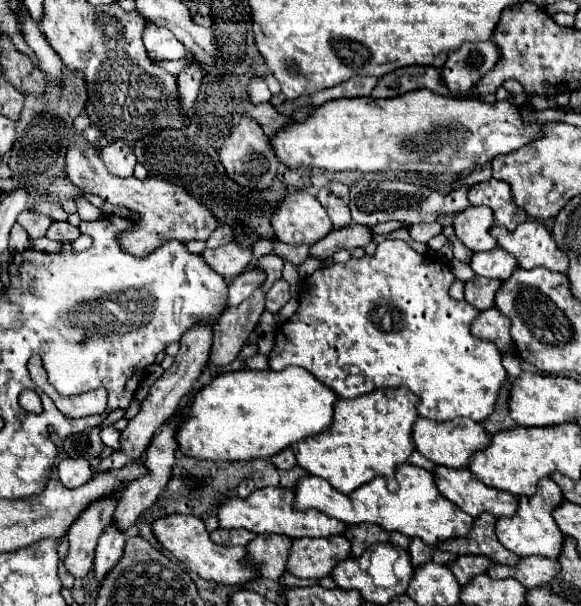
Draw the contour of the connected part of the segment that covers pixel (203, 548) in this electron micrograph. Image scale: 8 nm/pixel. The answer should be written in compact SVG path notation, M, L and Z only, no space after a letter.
M173 513L173 515L159 517L151 523L151 531L165 549L169 549L181 563L185 563L193 573L197 573L203 579L211 579L211 581L217 581L221 585L241 585L249 579L259 577L259 573L253 567L245 567L241 563L245 557L245 547L215 545L209 539L209 533L207 533L203 521L195 515Z

